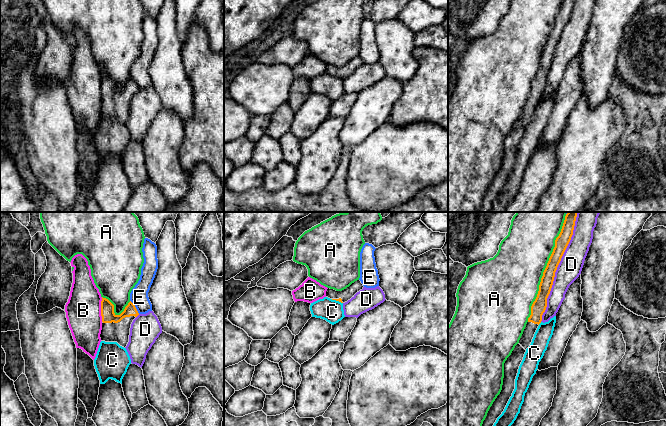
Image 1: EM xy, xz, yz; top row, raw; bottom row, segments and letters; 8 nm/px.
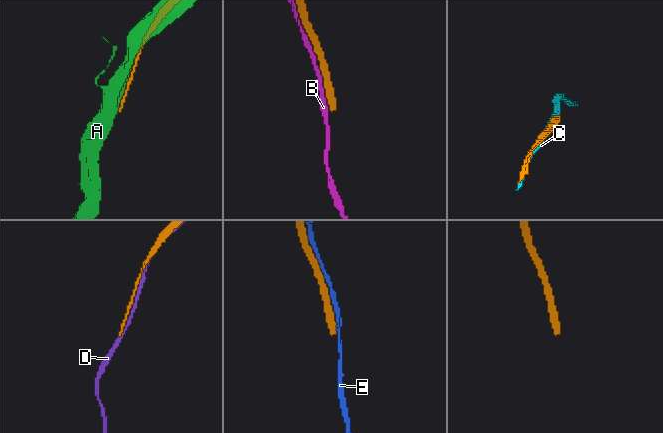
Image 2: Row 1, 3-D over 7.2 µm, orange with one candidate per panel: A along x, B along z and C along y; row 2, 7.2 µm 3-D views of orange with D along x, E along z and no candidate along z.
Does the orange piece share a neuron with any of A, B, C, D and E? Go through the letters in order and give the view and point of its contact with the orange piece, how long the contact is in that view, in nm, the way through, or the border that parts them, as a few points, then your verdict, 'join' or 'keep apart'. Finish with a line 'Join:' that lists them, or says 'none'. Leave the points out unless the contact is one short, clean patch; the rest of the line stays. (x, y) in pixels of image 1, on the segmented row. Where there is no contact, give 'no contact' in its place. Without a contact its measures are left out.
A: meets orange in yz at (545, 268); contact 900 nm long; keep apart
B: meets orange in xy at (101, 309); contact 200 nm long; keep apart
C: meets orange in yz at (539, 323); contact 40 nm long; keep apart
D: meets orange in yz at (557, 266); contact 950 nm long; keep apart
E: meets orange in xy at (135, 307); contact 130 nm long; keep apart
Join: none

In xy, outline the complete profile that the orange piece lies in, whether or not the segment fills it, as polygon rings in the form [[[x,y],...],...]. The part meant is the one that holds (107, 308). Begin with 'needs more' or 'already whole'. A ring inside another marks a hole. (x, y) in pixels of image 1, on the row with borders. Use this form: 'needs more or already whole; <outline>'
needs more; [[[102,297],[101,341],[117,342],[125,348],[129,342],[131,324],[138,315],[139,313],[131,301],[120,315],[116,315],[114,313],[114,305],[108,299]]]

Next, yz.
needs more; [[[568,212],[565,216],[561,232],[555,240],[555,247],[543,272],[537,297],[531,306],[531,315],[528,318],[519,343],[504,363],[502,390],[490,407],[482,426],[493,426],[512,396],[519,366],[542,321],[542,315],[547,307],[547,298],[553,285],[555,272],[573,235],[577,213]]]

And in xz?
needs more; [[[360,280],[355,281],[349,287],[342,291],[336,291],[334,289],[328,288],[326,291],[326,297],[339,301],[341,303],[345,303],[350,300],[354,295],[363,289],[363,284]]]

